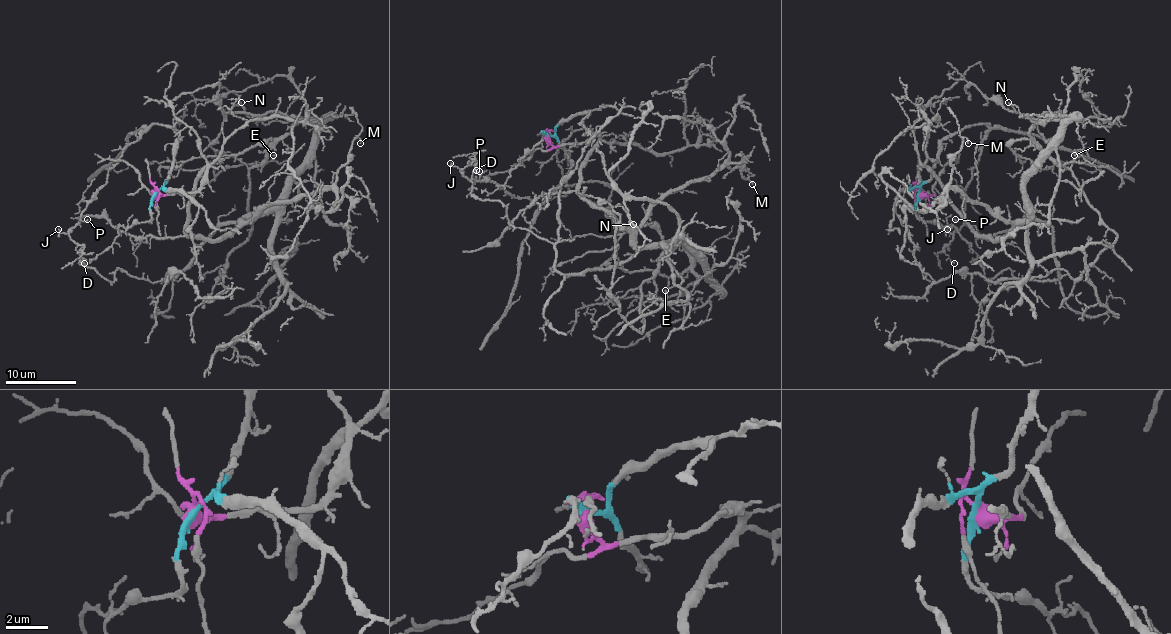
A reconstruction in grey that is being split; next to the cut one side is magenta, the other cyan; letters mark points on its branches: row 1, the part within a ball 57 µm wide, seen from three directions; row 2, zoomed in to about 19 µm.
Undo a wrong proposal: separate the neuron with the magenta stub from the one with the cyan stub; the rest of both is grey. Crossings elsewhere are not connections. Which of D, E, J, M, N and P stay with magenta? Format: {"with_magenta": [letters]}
{"with_magenta": ["E", "M", "N"]}

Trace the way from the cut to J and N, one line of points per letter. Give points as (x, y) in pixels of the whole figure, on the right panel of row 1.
J: (918, 193), (930, 177), (937, 145), (966, 128), (987, 128), (964, 191), (964, 225), (953, 233), (946, 228)
N: (920, 193), (930, 195), (922, 166), (990, 239), (1029, 218), (1026, 175), (1061, 112), (1036, 119), (1008, 103)

